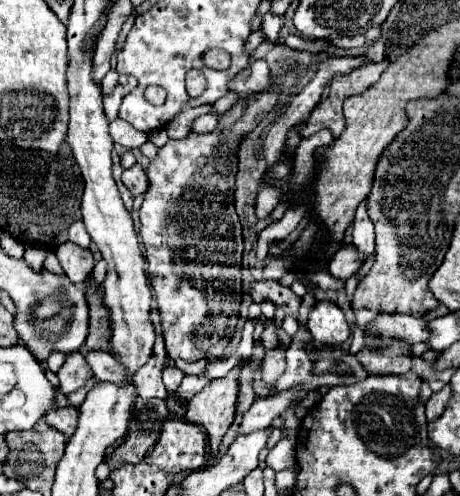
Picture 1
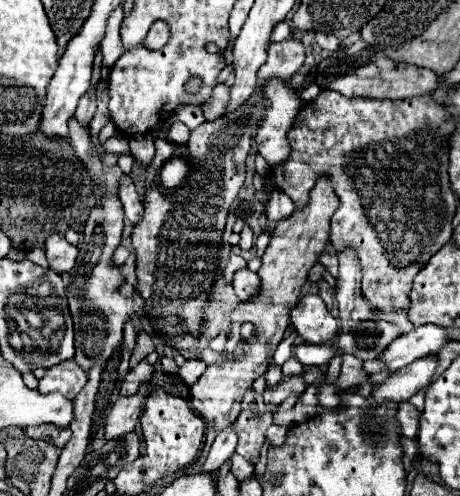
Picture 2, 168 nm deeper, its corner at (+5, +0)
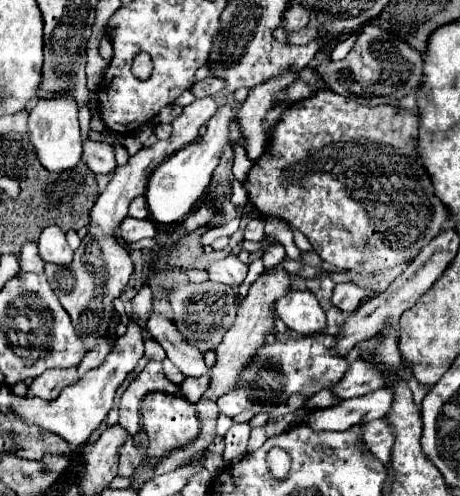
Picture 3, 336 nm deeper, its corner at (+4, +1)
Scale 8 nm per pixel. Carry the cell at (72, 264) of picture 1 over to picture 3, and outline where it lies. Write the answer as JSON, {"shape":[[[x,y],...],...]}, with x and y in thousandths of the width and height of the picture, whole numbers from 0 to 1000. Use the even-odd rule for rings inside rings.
{"shape":[[[98,458],[85,478],[85,514],[98,530],[146,534],[159,522],[159,502],[141,486],[141,470],[128,458]]]}

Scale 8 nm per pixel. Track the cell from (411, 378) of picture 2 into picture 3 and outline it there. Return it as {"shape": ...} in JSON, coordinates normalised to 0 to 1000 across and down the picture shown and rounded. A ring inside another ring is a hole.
{"shape":[[[828,780],[807,796],[789,796],[780,804],[754,804],[724,821],[680,829],[659,849],[680,869],[754,869],[767,857],[828,845],[846,829],[850,813],[854,792],[841,780],[837,784]]]}

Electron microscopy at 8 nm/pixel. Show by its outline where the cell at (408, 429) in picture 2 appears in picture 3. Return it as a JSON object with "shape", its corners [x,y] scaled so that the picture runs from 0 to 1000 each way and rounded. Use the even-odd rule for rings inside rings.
{"shape":[[[833,845],[807,849],[789,857],[789,877],[785,877],[785,893],[789,901],[820,921],[833,938],[846,933],[846,913],[850,913],[850,893],[854,893],[854,877],[850,877],[850,861],[837,857]]]}

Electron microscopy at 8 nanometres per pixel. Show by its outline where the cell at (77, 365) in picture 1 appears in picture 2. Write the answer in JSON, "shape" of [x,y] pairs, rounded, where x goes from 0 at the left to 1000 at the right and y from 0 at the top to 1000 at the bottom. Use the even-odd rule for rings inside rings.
{"shape":[[[143,726],[126,734],[126,742],[104,742],[100,758],[87,766],[83,790],[104,794],[104,790],[130,790],[148,806],[161,806],[165,794],[183,782],[187,774],[187,750],[170,742],[161,726]]]}

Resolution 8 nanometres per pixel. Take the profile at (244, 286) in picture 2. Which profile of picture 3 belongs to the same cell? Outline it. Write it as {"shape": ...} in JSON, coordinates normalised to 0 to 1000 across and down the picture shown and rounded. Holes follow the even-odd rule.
{"shape":[[[498,514],[489,522],[463,526],[446,538],[450,554],[467,571],[489,571],[498,579],[520,579],[537,554],[537,534],[524,530],[511,514]]]}

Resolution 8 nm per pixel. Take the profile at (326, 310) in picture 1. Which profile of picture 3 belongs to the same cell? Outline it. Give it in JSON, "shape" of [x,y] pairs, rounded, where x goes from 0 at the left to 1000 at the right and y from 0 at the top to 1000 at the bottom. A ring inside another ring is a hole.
{"shape":[[[628,587],[598,611],[607,643],[650,675],[698,671],[707,659],[707,631],[676,587]]]}

